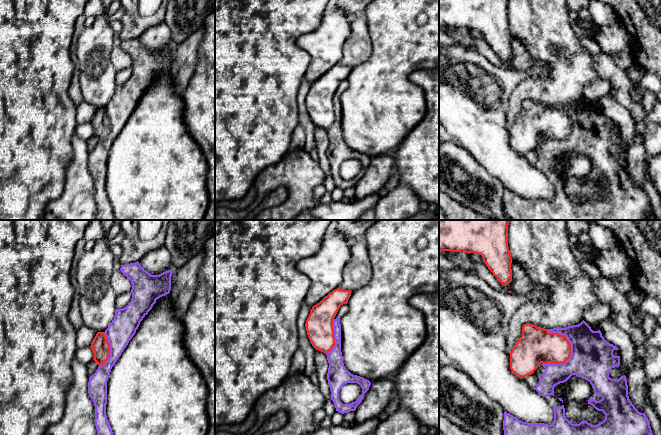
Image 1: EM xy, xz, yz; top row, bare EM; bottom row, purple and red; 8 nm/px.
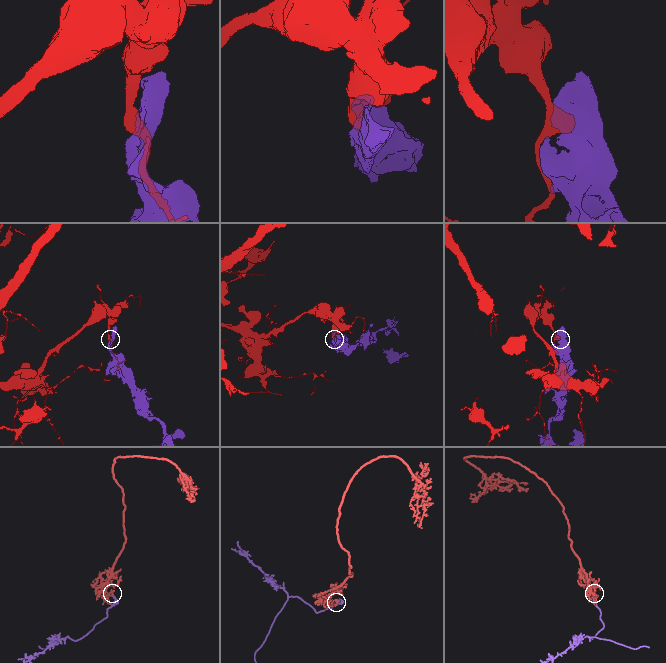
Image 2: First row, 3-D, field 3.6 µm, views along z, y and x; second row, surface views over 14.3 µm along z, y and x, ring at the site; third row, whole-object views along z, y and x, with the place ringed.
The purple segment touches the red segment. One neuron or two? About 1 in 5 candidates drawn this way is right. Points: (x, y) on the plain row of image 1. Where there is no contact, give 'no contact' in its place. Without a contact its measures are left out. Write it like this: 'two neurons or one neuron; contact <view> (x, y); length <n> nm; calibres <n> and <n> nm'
two neurons; contact yz (568, 116); length 320 nm; calibres 340 and 280 nm

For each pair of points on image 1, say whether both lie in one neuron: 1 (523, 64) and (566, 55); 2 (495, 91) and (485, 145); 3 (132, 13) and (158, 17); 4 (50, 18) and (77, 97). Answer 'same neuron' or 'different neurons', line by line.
1: different neurons
2: same neuron
3: same neuron
4: different neurons

